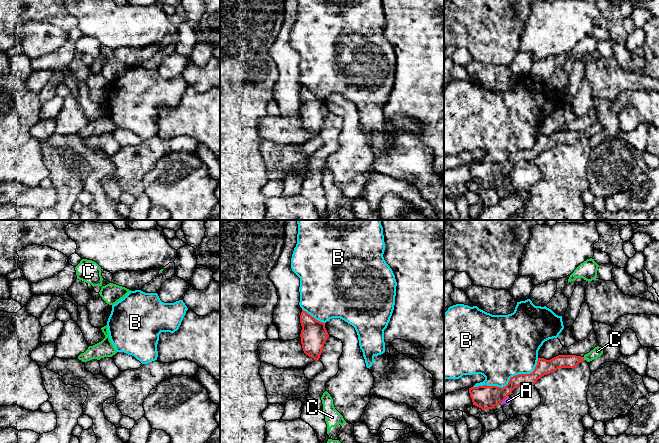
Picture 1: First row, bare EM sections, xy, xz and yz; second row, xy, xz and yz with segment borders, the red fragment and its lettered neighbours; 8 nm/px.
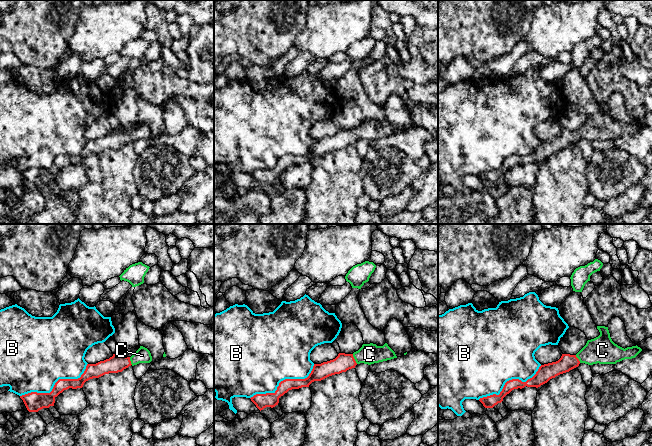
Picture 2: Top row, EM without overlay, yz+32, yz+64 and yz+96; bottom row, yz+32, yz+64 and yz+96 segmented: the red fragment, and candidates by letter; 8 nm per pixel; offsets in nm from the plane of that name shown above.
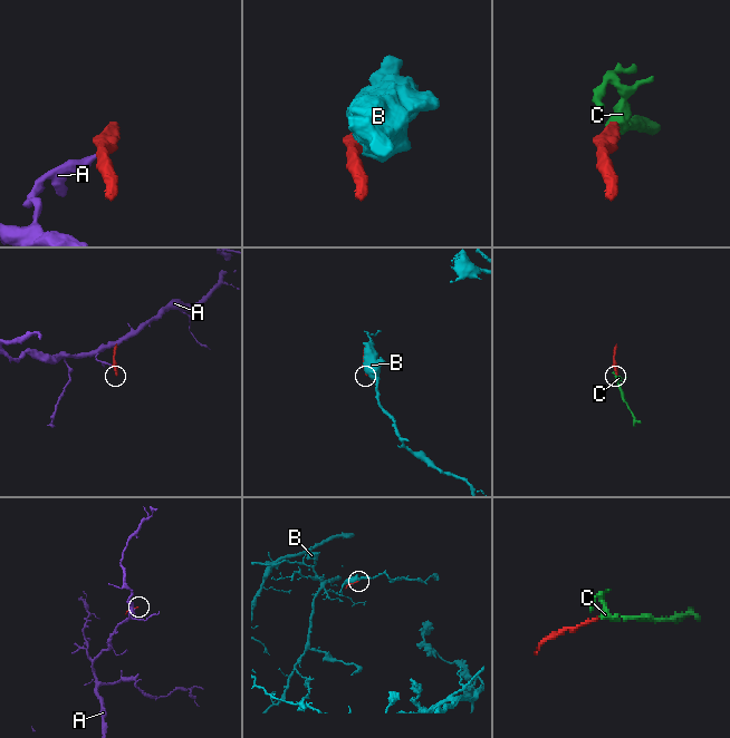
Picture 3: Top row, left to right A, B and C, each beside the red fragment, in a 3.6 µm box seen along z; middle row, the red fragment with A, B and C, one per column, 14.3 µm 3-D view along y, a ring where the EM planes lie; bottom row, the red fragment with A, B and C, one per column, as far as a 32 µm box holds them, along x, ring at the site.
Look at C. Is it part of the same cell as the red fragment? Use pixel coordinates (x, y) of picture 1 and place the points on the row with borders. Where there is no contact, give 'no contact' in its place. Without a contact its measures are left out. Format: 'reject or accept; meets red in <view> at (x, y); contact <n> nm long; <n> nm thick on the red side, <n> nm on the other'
accept; meets red in yz at (583, 358); contact 30 nm long; 110 nm thick on the red side, 80 nm on the other

